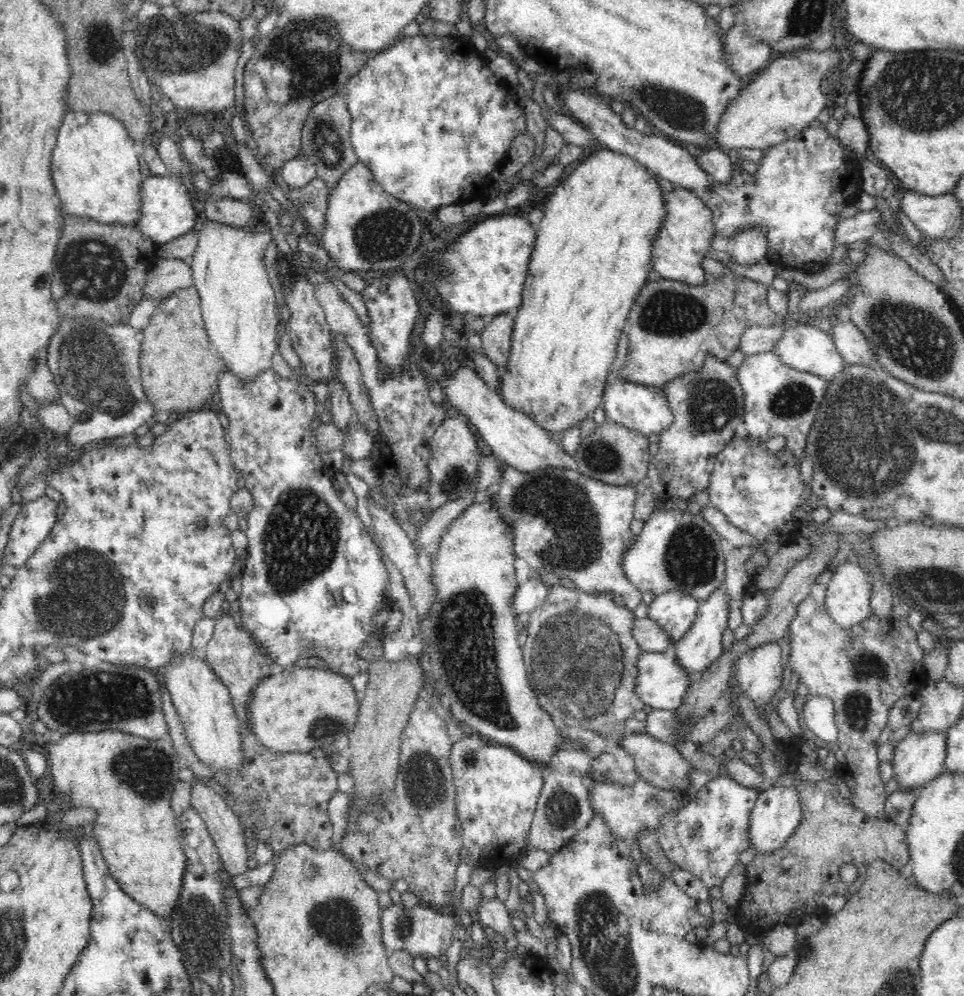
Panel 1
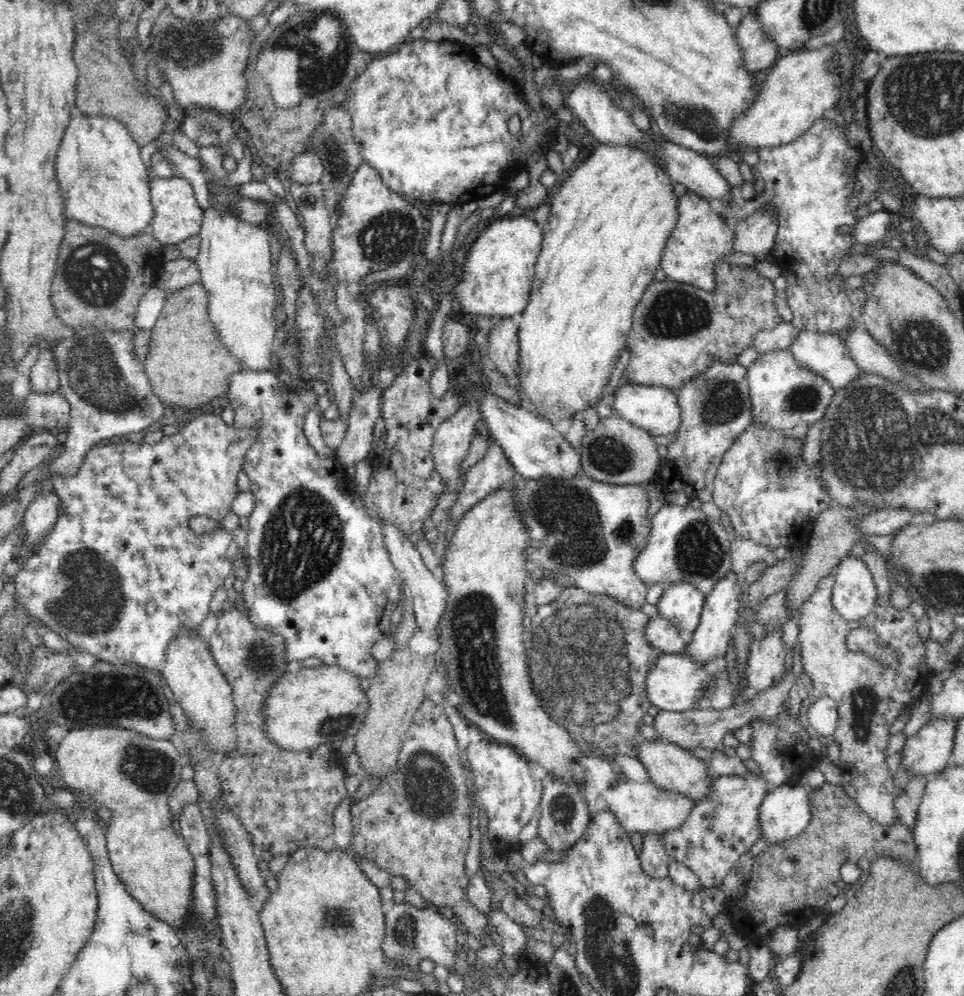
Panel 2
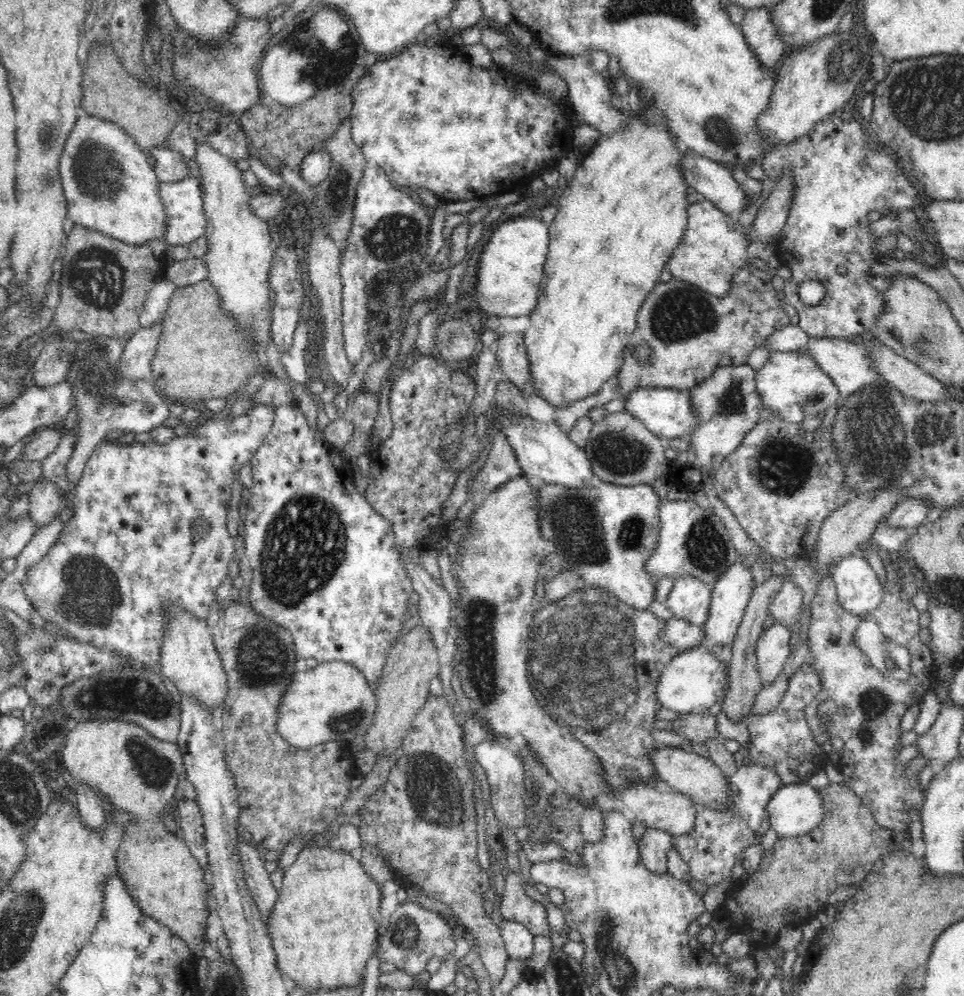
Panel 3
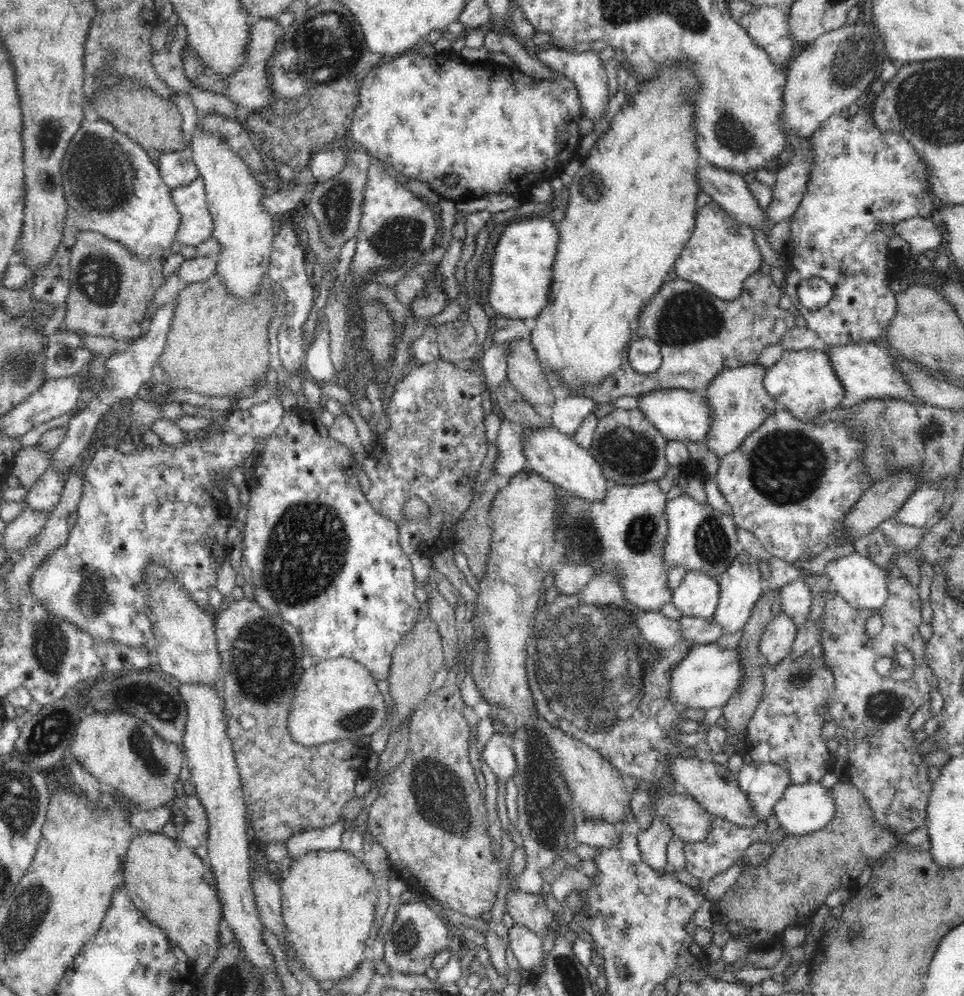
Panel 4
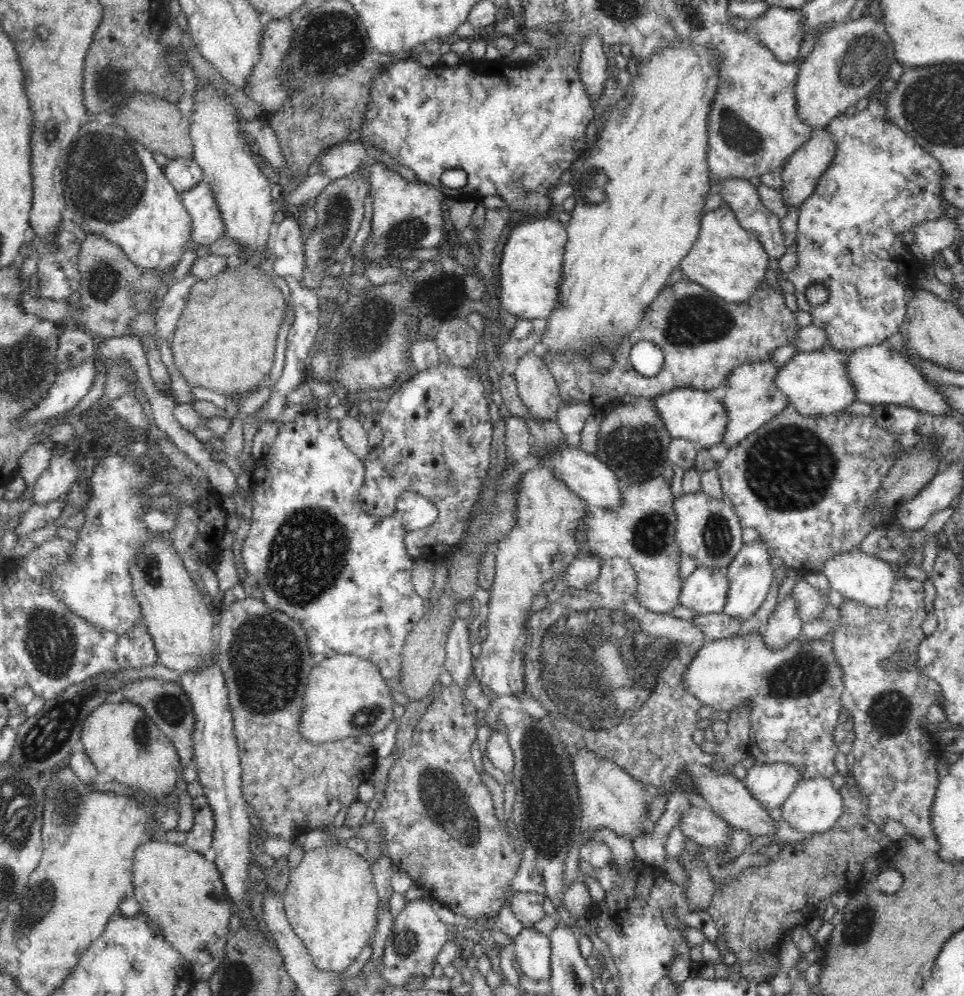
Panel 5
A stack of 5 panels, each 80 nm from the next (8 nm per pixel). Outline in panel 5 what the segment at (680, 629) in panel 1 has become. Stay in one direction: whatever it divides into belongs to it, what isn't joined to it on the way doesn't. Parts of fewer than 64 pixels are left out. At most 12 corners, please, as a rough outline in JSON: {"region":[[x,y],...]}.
{"region":[[700,566],[679,601],[696,615],[722,613],[728,579]]}

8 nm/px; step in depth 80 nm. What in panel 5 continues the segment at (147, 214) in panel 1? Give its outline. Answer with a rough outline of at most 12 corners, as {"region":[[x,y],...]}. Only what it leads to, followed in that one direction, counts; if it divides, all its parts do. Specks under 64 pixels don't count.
{"region":[[209,182],[179,193],[193,245],[224,234]]}

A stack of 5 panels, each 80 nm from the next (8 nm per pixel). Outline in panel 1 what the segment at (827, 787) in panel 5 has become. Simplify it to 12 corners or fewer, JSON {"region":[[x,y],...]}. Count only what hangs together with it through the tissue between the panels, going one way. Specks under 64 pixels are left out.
{"region":[[797,790],[761,791],[750,815],[750,847],[774,853],[802,822]]}

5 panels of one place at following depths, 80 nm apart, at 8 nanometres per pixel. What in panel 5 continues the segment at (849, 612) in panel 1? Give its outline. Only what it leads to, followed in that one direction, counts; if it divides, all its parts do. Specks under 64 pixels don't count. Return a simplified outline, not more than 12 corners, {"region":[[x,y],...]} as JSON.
{"region":[[859,548],[829,558],[829,588],[866,606],[891,598],[898,568]]}

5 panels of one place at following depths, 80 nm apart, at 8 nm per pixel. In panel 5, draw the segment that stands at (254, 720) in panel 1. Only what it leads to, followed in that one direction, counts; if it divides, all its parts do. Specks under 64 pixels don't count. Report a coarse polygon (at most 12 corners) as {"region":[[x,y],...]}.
{"region":[[357,654],[310,671],[300,734],[330,742],[377,734],[390,686]]}

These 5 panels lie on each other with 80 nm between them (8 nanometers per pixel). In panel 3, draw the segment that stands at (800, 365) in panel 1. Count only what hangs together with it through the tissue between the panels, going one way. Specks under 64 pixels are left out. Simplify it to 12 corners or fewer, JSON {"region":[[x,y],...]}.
{"region":[[812,337],[812,354],[840,398],[824,412],[832,426],[844,398],[890,385],[858,342]]}

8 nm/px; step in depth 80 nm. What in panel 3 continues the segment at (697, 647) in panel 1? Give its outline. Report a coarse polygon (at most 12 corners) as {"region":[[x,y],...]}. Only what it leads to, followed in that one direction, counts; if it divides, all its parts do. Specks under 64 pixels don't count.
{"region":[[738,561],[715,582],[703,644],[732,644],[752,589]]}

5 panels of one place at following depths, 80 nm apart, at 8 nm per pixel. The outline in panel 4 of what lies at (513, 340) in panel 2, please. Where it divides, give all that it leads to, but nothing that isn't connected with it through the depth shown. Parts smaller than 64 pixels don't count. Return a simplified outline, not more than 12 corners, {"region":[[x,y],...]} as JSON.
{"region":[[528,339],[510,342],[507,385],[554,406],[551,376]]}

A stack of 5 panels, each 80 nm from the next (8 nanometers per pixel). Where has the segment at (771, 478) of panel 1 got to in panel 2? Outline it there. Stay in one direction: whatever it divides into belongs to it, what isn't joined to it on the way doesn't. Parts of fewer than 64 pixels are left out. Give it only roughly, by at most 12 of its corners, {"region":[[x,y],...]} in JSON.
{"region":[[754,423],[711,487],[739,538],[803,550],[836,506],[804,440]]}

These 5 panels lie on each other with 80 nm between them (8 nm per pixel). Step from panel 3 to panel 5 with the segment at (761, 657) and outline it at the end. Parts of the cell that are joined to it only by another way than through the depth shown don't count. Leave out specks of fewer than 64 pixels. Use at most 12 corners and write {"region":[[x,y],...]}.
{"region":[[788,594],[760,630],[765,647],[782,650],[804,622]]}

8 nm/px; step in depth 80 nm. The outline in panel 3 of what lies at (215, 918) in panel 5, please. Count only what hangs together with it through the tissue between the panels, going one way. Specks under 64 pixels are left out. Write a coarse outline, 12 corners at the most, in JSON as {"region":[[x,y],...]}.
{"region":[[80,722],[62,764],[130,813],[118,876],[204,957],[205,871],[162,822],[176,743]]}

